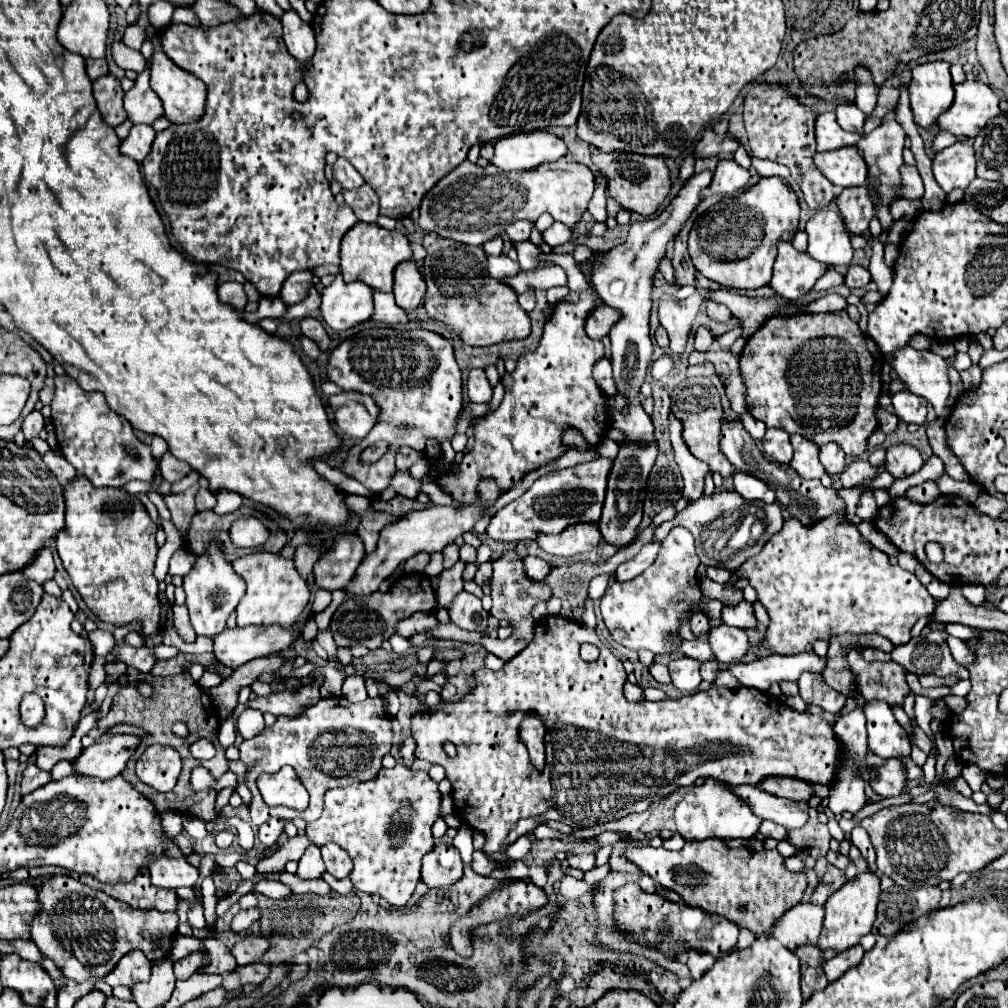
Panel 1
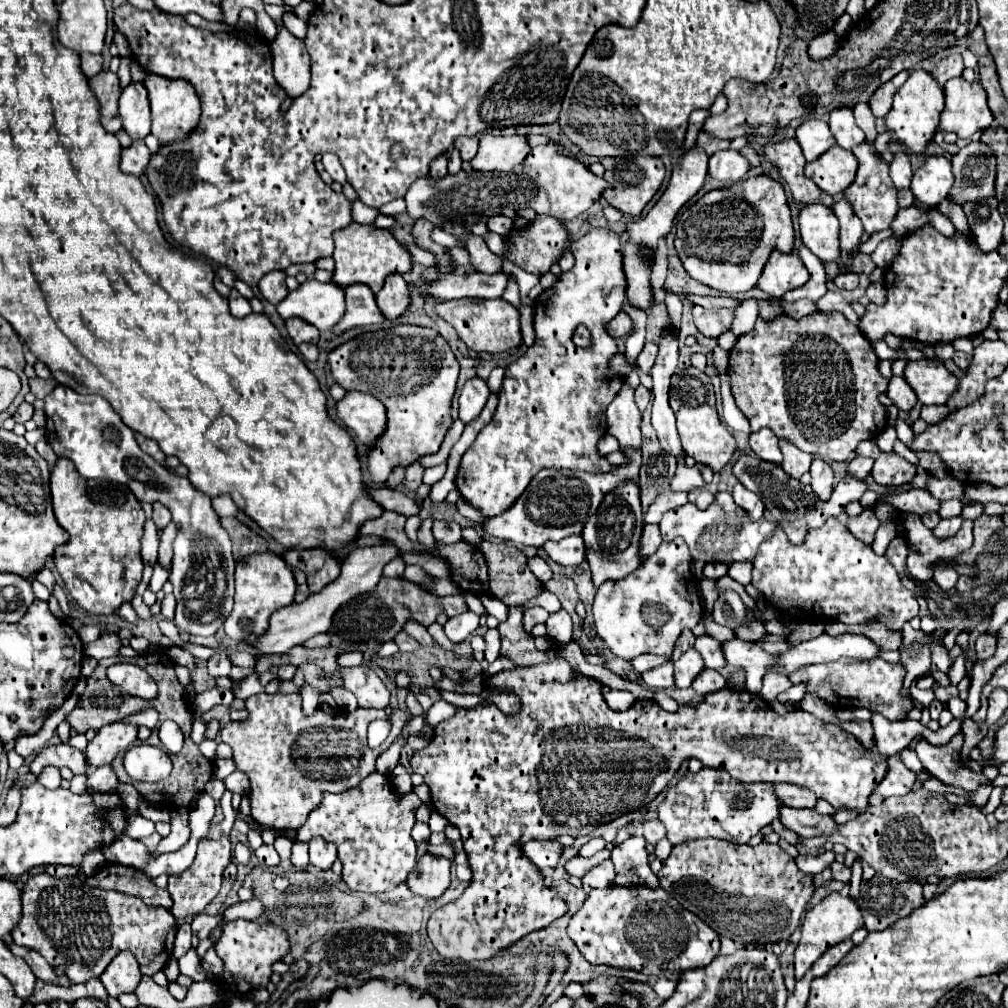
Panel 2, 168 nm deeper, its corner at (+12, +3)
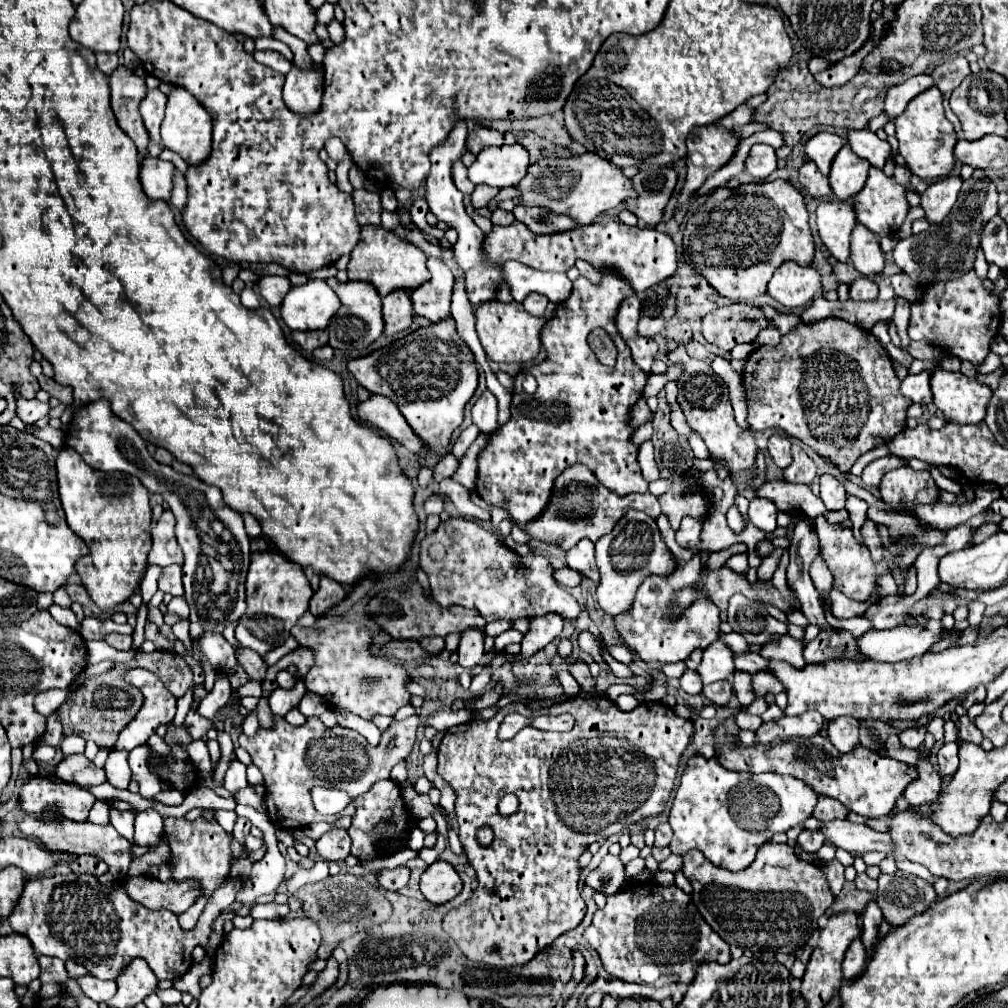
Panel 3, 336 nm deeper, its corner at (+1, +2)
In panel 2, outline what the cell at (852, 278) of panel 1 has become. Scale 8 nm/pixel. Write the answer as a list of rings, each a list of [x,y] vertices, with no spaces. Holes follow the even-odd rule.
[[[843,272],[843,274],[837,274],[833,282],[835,282],[837,288],[853,290],[853,288],[859,286],[859,274],[855,274],[855,272]]]

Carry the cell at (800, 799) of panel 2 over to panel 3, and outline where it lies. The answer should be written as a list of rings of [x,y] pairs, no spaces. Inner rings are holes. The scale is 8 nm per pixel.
[[[818,797],[818,805],[814,809],[814,817],[820,821],[834,821],[834,819],[846,819],[848,809],[836,801],[836,799],[828,799],[828,797]]]

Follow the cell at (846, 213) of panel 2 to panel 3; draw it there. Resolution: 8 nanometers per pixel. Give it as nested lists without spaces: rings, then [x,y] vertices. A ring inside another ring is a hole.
[[[856,225],[854,233],[852,233],[852,255],[850,255],[854,267],[870,277],[870,275],[878,275],[884,269],[884,253],[878,245],[876,235],[872,235],[872,231],[864,229],[864,225]]]

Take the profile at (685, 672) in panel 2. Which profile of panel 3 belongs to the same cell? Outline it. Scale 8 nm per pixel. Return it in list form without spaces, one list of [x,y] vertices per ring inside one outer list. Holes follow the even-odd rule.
[[[714,641],[704,651],[704,659],[698,667],[702,683],[708,685],[708,683],[714,683],[714,681],[728,679],[736,671],[736,667],[732,663],[732,655],[734,655],[734,651],[724,641]]]

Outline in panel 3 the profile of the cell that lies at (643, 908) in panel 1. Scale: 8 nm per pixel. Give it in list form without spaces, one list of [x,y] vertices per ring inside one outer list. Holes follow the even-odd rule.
[[[652,879],[630,883],[620,893],[610,895],[606,907],[594,913],[584,937],[598,951],[610,975],[652,987],[666,987],[670,983],[688,985],[700,963],[728,963],[732,959],[730,945],[702,919],[692,897],[676,885],[664,887]]]

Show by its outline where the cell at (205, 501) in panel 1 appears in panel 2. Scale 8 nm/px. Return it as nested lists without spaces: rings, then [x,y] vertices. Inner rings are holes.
[[[57,384],[57,386],[53,388],[53,392],[45,398],[45,408],[43,408],[43,410],[45,410],[45,416],[47,416],[47,426],[45,426],[45,430],[47,430],[47,442],[51,444],[53,452],[55,452],[59,458],[69,458],[69,460],[75,464],[77,472],[79,472],[83,478],[109,478],[109,480],[113,480],[113,482],[121,482],[121,484],[129,486],[129,490],[131,490],[141,502],[161,502],[161,504],[165,504],[165,506],[171,510],[173,522],[179,526],[177,538],[175,538],[175,542],[173,542],[173,552],[175,552],[175,556],[173,556],[171,574],[169,574],[169,582],[173,584],[173,594],[175,594],[175,598],[177,598],[177,612],[175,612],[175,620],[173,620],[173,622],[177,624],[179,630],[183,630],[183,632],[187,632],[187,634],[191,634],[191,636],[213,636],[213,634],[217,632],[217,628],[225,622],[225,618],[229,616],[229,612],[233,610],[233,570],[235,570],[235,560],[233,560],[233,556],[231,556],[231,540],[229,540],[227,532],[221,528],[219,518],[217,518],[217,514],[215,514],[213,508],[211,508],[211,498],[209,498],[207,494],[195,490],[187,478],[175,476],[175,474],[169,472],[163,464],[155,462],[149,454],[145,454],[145,452],[137,446],[137,442],[135,442],[133,430],[129,430],[129,428],[121,422],[121,416],[111,410],[111,406],[109,406],[109,402],[105,402],[105,398],[101,398],[101,396],[81,396],[81,394],[73,392],[73,390],[69,390],[69,386]]]

